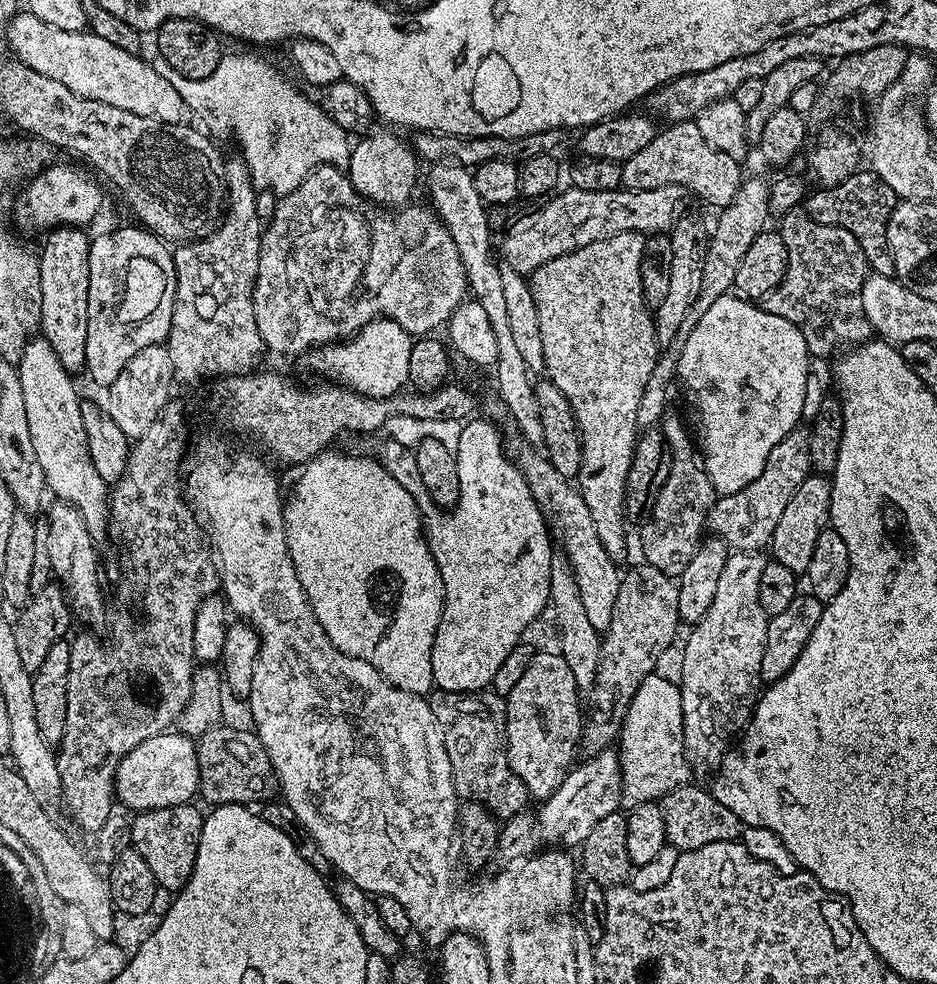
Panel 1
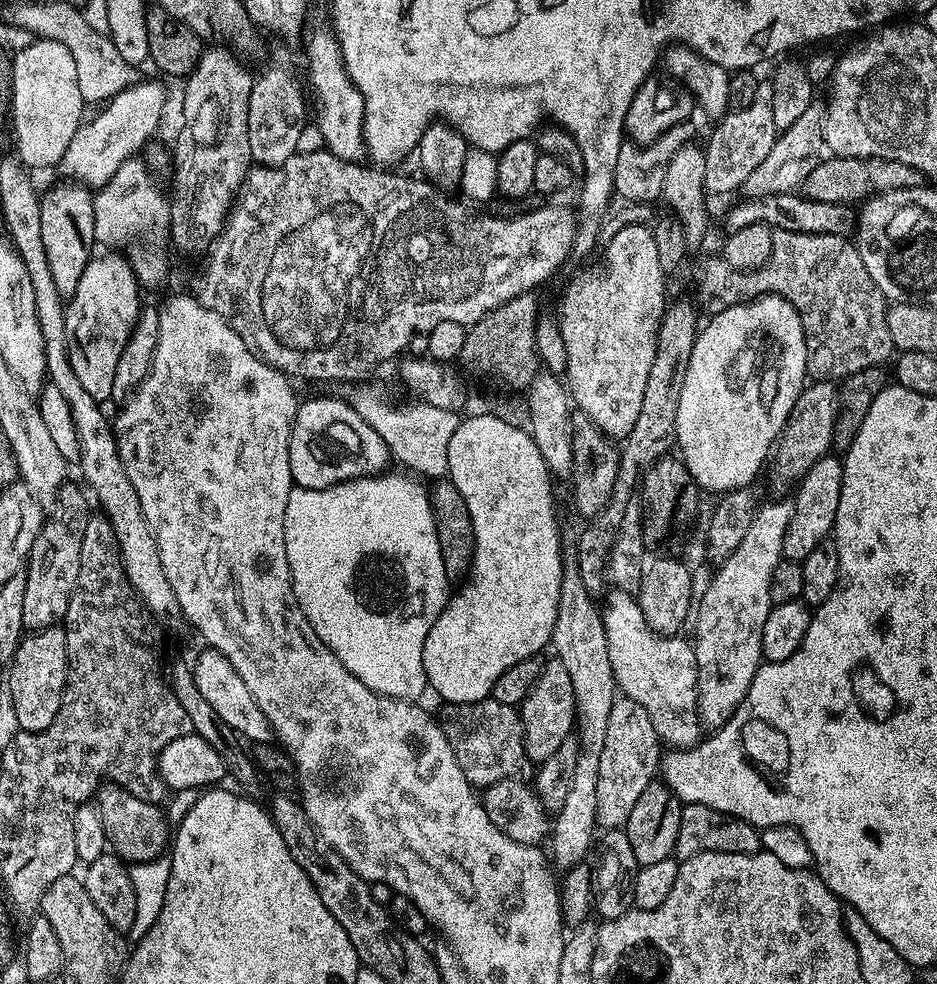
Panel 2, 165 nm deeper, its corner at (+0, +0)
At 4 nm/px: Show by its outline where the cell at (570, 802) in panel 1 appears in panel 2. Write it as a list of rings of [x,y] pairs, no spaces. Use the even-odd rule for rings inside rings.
[[[621,695],[610,706],[610,718],[606,718],[606,746],[602,746],[602,762],[598,762],[598,810],[596,821],[604,830],[619,829],[630,818],[630,810],[634,810],[634,802],[638,802],[642,790],[657,779],[662,768],[662,741],[654,730],[654,722],[650,722],[650,714],[638,706],[629,696]]]

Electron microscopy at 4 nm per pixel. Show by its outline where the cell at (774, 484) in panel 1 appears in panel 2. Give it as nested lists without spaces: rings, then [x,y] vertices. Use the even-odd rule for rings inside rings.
[[[812,380],[800,392],[798,402],[794,402],[794,410],[788,419],[788,425],[780,434],[770,456],[770,468],[776,480],[784,484],[787,480],[795,481],[804,476],[824,456],[829,455],[832,448],[834,422],[838,418],[839,387],[831,380]]]

